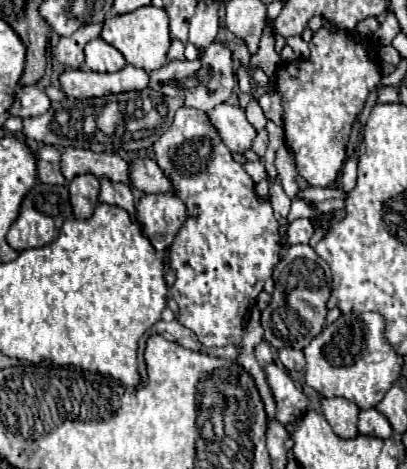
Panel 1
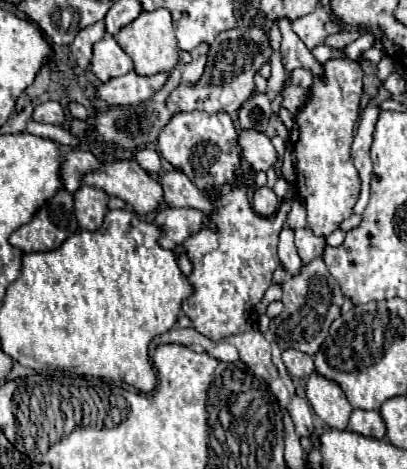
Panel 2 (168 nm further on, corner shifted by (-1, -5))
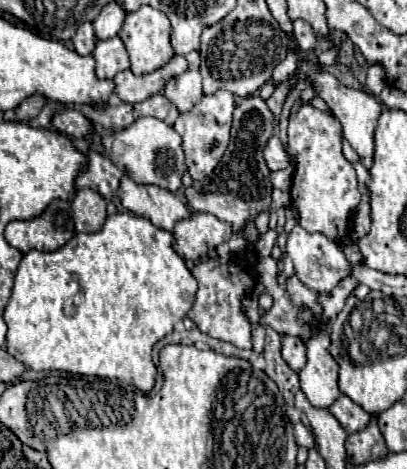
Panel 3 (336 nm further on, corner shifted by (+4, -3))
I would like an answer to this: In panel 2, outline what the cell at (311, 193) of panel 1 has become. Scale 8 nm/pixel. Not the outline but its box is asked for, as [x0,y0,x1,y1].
[157,111,291,341]

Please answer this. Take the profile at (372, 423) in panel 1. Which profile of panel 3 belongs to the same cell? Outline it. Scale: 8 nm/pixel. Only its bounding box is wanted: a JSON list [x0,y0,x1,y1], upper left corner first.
[330,393,370,433]

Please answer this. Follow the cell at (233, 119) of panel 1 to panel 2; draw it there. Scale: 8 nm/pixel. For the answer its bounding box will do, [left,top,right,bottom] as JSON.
[235,123,277,171]

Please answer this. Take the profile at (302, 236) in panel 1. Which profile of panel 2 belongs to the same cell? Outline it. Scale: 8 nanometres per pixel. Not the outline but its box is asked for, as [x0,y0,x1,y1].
[295,227,325,263]

